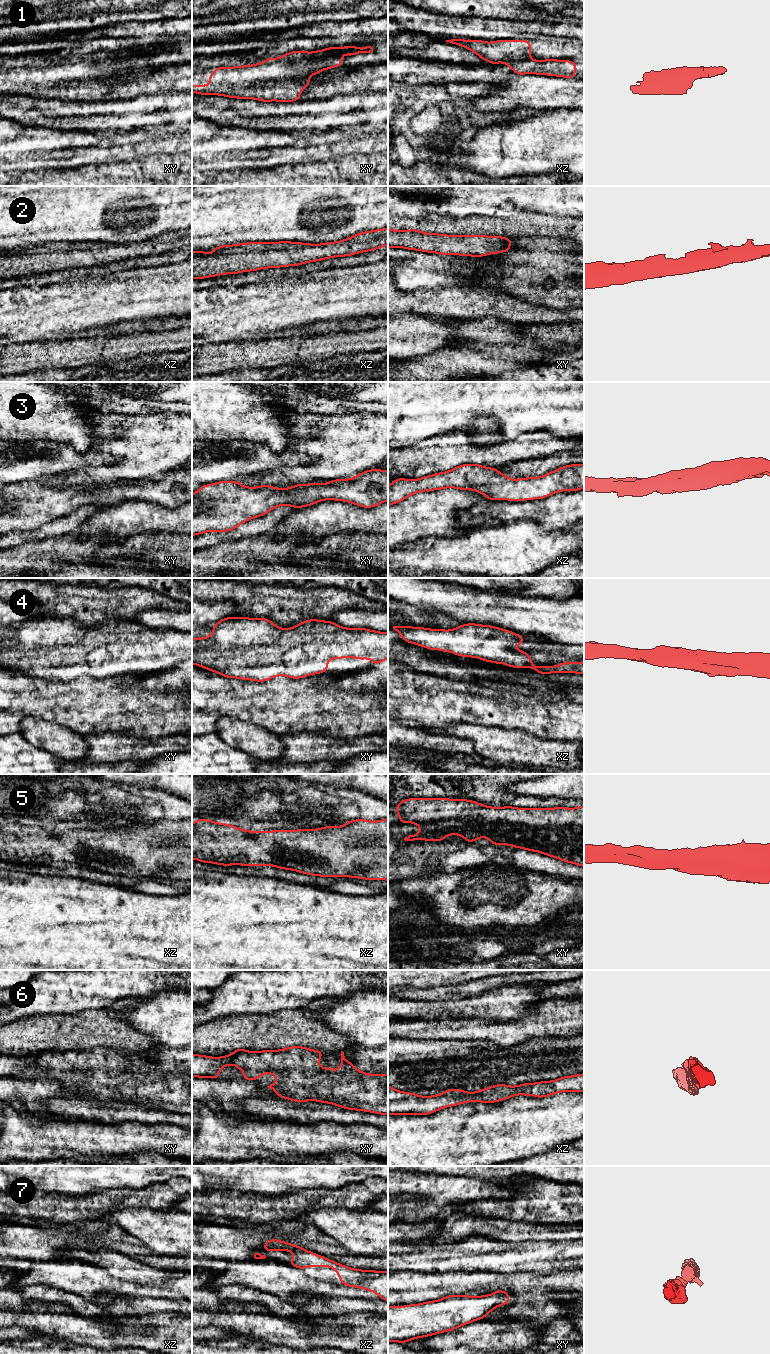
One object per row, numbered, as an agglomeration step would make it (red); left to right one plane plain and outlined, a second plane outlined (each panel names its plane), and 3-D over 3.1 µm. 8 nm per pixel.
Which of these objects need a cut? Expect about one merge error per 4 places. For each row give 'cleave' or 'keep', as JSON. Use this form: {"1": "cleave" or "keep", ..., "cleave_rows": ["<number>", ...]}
{"1": "cleave", "2": "keep", "3": "keep", "4": "keep", "5": "keep", "6": "keep", "7": "keep", "cleave_rows": ["1"]}

